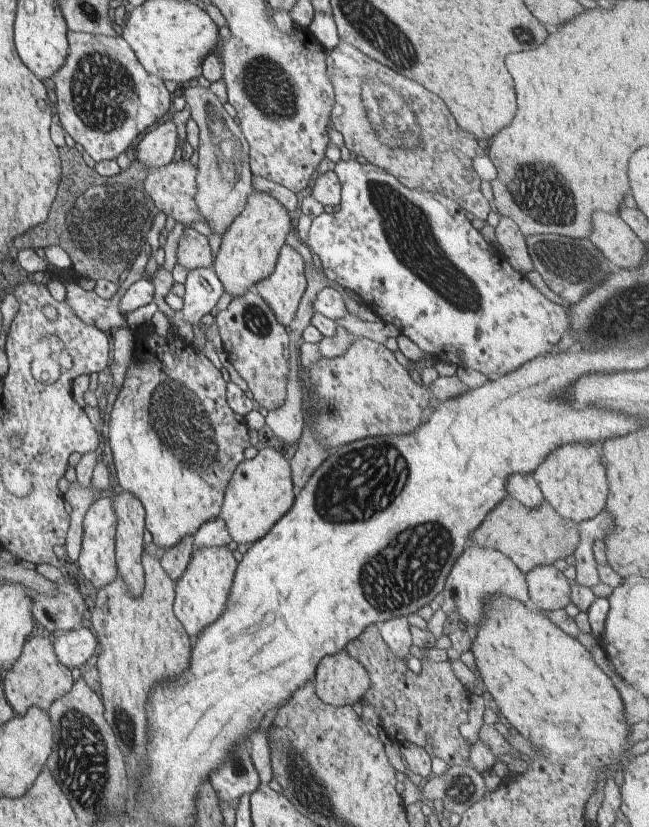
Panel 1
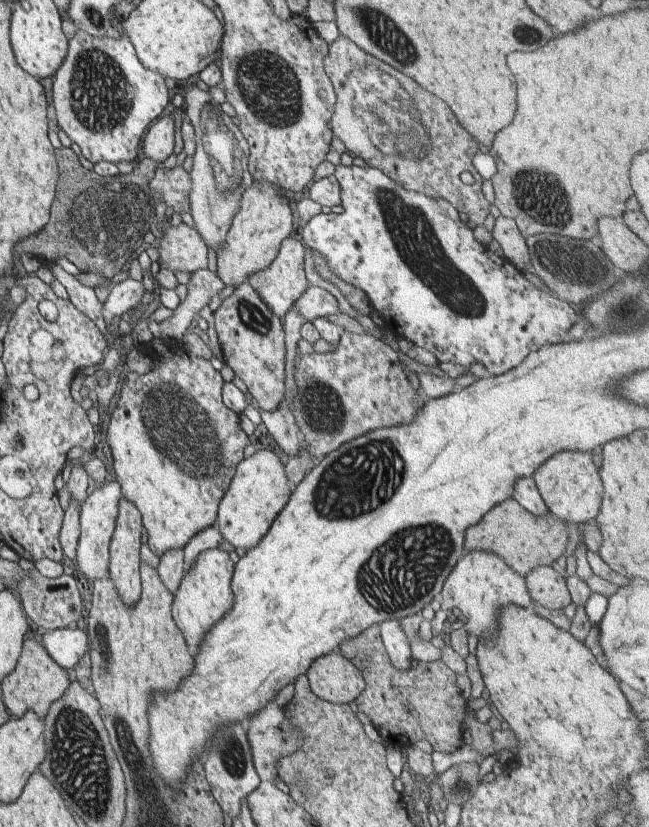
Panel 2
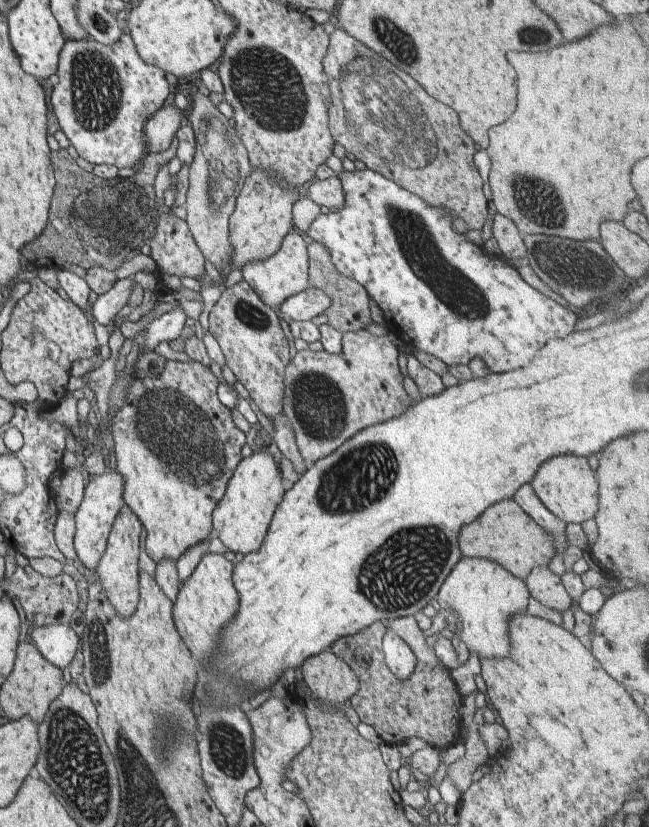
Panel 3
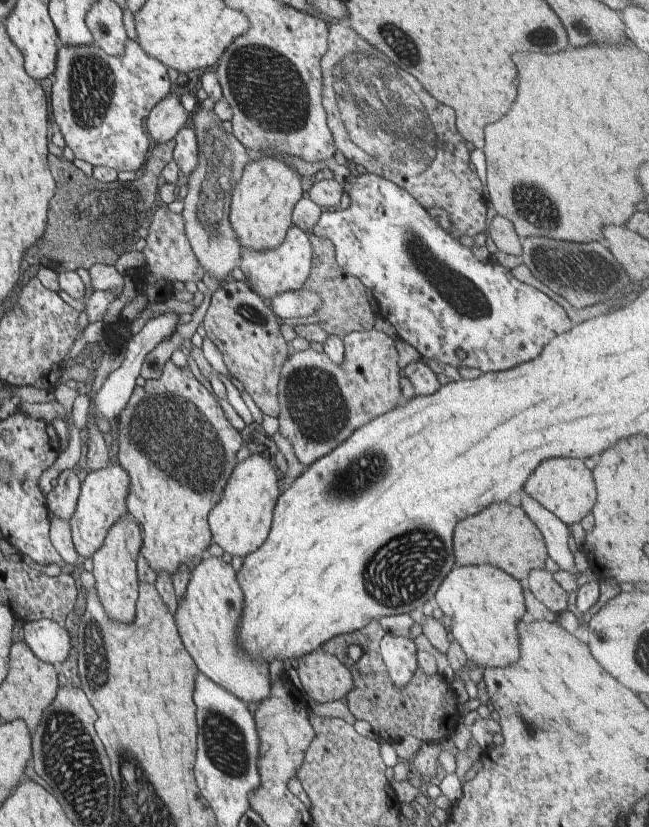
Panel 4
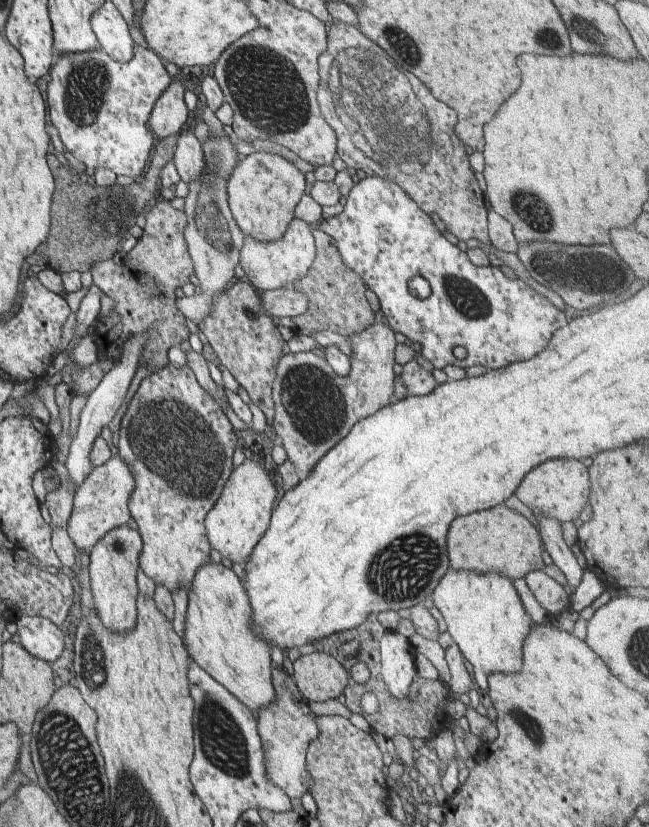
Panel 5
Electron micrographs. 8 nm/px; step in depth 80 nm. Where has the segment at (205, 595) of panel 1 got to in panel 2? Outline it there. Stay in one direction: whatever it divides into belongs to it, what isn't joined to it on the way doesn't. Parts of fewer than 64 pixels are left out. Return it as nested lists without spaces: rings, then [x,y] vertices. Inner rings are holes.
[[[218,547],[208,549],[196,558],[194,566],[182,578],[178,591],[173,596],[172,618],[176,628],[184,636],[189,652],[194,655],[200,650],[200,644],[210,632],[210,628],[222,620],[234,606],[234,592],[231,586],[234,568],[235,564],[228,552]]]

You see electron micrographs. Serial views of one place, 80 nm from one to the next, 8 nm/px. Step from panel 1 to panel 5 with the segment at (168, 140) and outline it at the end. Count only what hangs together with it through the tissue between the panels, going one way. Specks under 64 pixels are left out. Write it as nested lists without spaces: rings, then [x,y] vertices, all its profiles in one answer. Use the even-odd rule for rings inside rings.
[[[179,80],[172,81],[155,102],[148,124],[158,138],[168,140],[176,137],[181,132],[182,126],[186,124],[189,110],[185,103],[185,92]]]

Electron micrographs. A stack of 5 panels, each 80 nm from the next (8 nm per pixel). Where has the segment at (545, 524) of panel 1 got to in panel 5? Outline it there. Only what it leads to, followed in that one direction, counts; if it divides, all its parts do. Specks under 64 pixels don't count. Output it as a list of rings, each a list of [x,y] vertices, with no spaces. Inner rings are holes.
[[[505,504],[474,512],[470,516],[460,516],[452,522],[448,532],[448,552],[450,568],[477,573],[494,571],[505,574],[514,581],[524,579],[530,571],[542,571],[543,540],[534,524],[516,509],[506,508]]]

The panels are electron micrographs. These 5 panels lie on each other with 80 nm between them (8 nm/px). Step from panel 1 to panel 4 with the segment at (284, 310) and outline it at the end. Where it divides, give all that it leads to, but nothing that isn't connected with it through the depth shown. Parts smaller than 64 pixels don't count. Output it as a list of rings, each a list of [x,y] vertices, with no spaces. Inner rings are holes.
[[[296,226],[288,229],[285,240],[274,250],[251,251],[242,250],[240,263],[250,288],[257,292],[263,300],[270,302],[275,296],[288,291],[297,291],[303,288],[308,280],[313,259],[313,248],[309,242],[307,233]]]

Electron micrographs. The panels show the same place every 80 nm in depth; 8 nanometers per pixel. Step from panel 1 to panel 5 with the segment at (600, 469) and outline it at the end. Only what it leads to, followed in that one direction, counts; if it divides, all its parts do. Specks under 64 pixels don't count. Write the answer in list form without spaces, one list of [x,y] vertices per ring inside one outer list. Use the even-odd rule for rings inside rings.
[[[547,460],[532,469],[515,493],[532,512],[540,511],[558,519],[561,523],[575,521],[588,504],[591,495],[589,470],[581,460]]]

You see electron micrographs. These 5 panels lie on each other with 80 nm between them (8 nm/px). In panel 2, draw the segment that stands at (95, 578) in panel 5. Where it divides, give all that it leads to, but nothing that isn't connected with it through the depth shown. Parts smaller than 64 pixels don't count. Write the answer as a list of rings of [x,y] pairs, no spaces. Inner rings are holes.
[[[122,498],[119,504],[119,514],[115,523],[114,533],[110,542],[110,562],[108,562],[108,576],[114,582],[114,588],[120,596],[120,600],[126,606],[134,606],[141,596],[141,558],[140,548],[142,545],[142,516],[130,500]]]

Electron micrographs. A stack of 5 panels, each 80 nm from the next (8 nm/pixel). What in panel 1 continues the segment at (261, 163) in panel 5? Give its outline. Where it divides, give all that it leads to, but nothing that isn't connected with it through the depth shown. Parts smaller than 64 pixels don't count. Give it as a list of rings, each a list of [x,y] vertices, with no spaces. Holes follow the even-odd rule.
[[[255,191],[248,195],[244,210],[225,230],[214,261],[214,272],[230,296],[244,296],[274,272],[279,252],[293,228],[290,211],[268,192]]]

